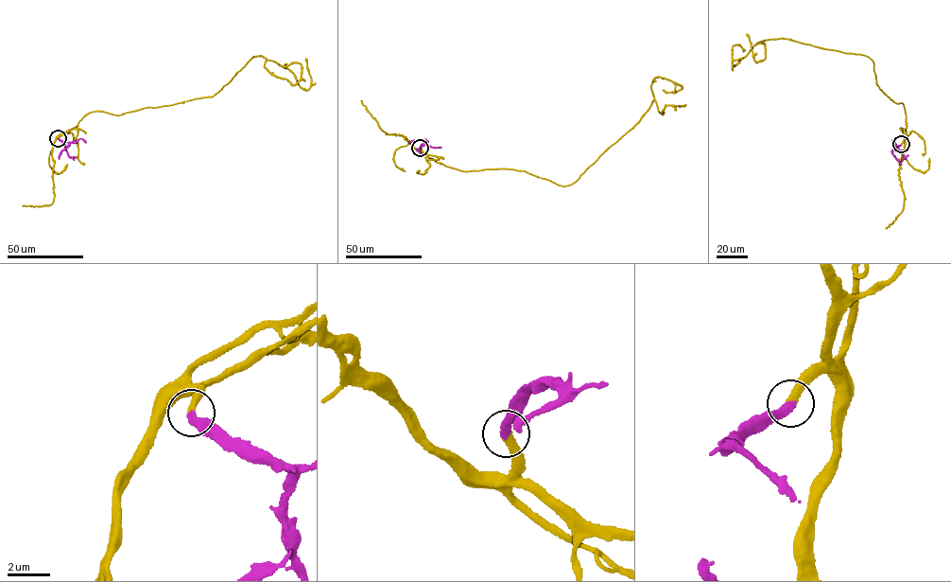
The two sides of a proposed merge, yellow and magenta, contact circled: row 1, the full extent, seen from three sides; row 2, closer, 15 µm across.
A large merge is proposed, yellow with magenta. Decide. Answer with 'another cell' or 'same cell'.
same cell

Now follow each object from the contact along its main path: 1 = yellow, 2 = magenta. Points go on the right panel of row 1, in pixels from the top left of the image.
1: (901, 144), (904, 106), (879, 89), (865, 55), (780, 38), (753, 45), (733, 69), (732, 46), (743, 51)
2: (901, 145), (892, 150), (901, 165)

